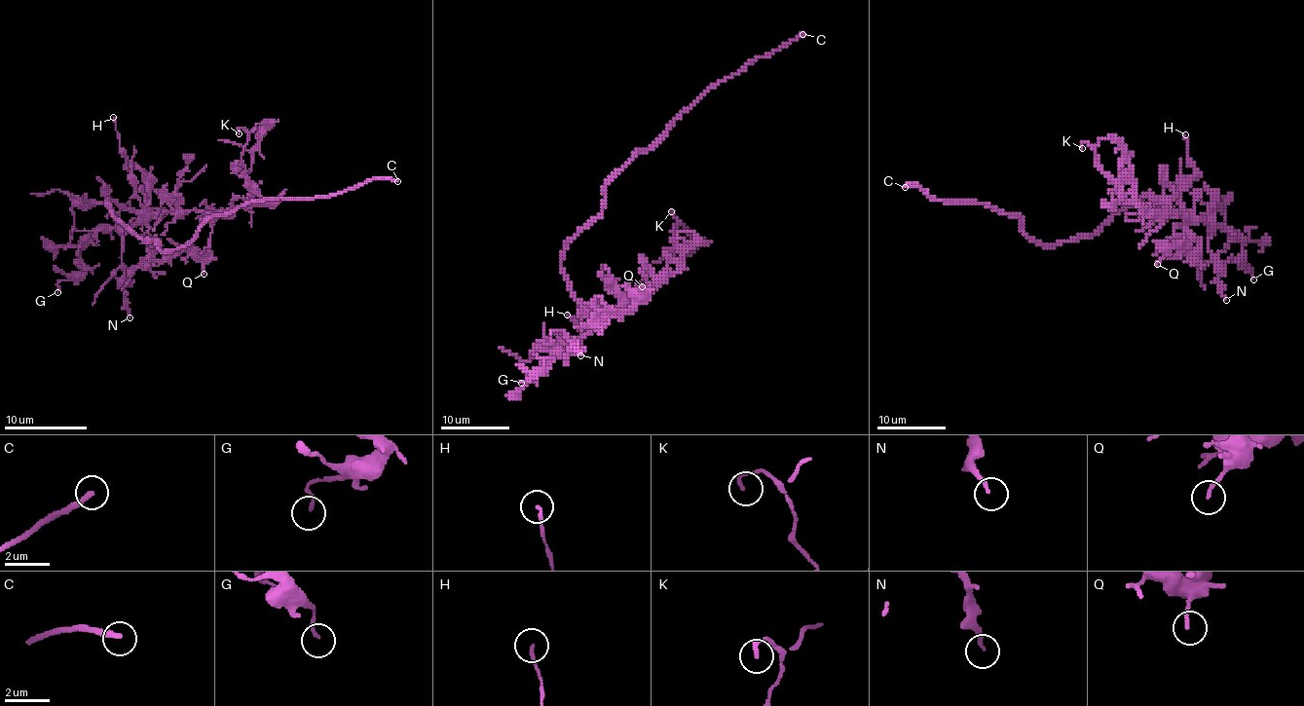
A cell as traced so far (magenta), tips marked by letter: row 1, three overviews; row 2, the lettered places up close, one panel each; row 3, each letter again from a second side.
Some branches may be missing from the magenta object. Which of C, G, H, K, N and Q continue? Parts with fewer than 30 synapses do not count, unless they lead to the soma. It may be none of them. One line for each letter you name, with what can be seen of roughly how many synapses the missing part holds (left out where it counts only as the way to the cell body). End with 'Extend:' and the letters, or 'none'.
Extend: C

